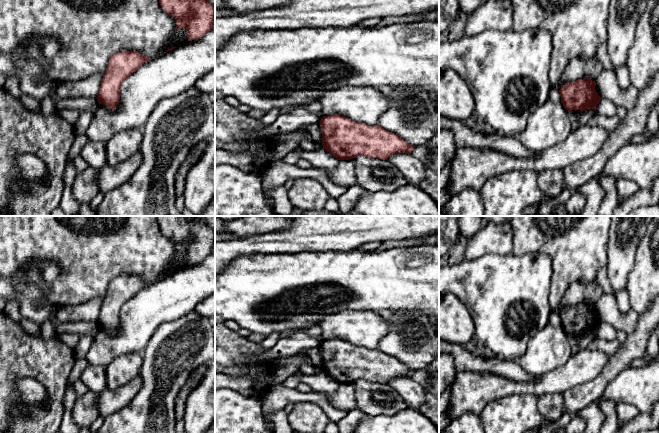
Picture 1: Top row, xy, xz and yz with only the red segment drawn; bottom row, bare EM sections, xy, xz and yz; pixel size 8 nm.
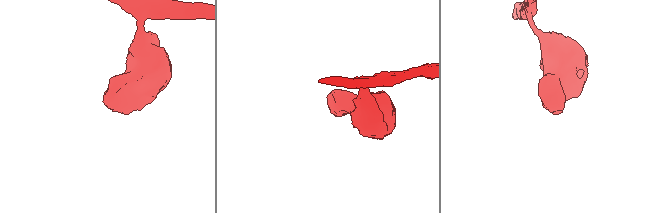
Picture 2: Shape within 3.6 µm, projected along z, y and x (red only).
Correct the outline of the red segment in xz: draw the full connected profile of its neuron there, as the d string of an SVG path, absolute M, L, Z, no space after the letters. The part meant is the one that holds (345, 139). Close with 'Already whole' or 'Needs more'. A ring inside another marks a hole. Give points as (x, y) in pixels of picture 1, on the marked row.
M339 114L323 116L319 123L323 149L337 160L360 155L388 160L395 153L411 154L414 147L378 125L368 126Z. Already whole

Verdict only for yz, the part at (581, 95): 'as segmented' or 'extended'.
as segmented

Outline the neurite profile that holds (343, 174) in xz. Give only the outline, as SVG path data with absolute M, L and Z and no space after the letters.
M353 159L338 160L336 167L329 172L332 182L349 188L357 183Z

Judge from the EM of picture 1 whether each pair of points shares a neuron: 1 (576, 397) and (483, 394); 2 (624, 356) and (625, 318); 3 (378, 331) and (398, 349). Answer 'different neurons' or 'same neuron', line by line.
1: different neurons
2: different neurons
3: different neurons

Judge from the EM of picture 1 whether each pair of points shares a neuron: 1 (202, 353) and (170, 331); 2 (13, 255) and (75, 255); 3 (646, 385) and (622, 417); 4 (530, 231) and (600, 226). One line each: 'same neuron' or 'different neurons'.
1: same neuron
2: same neuron
3: different neurons
4: same neuron

